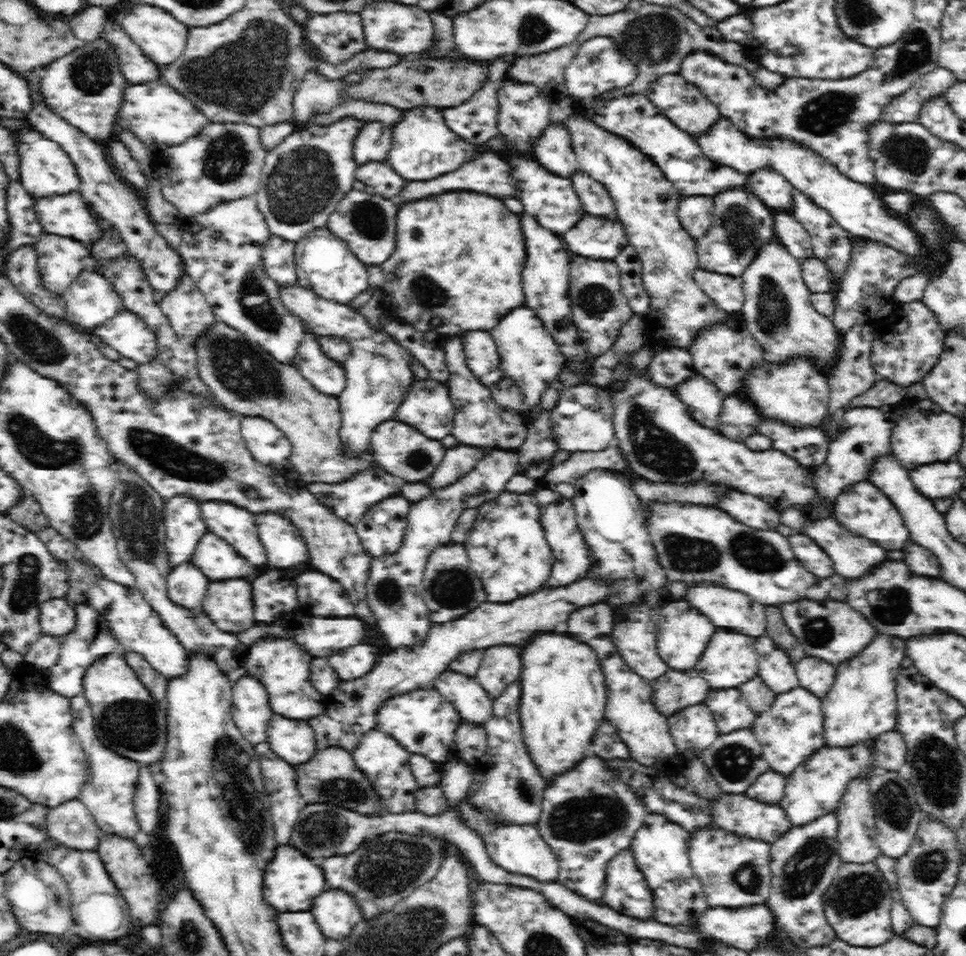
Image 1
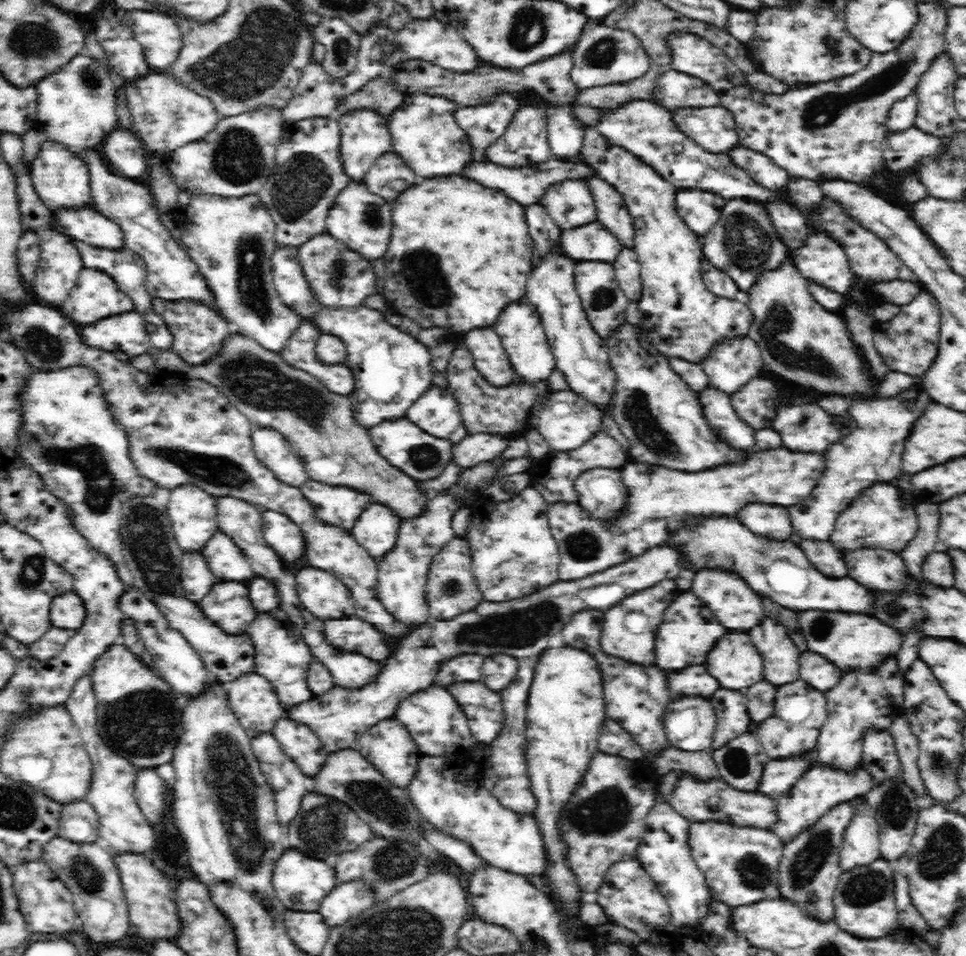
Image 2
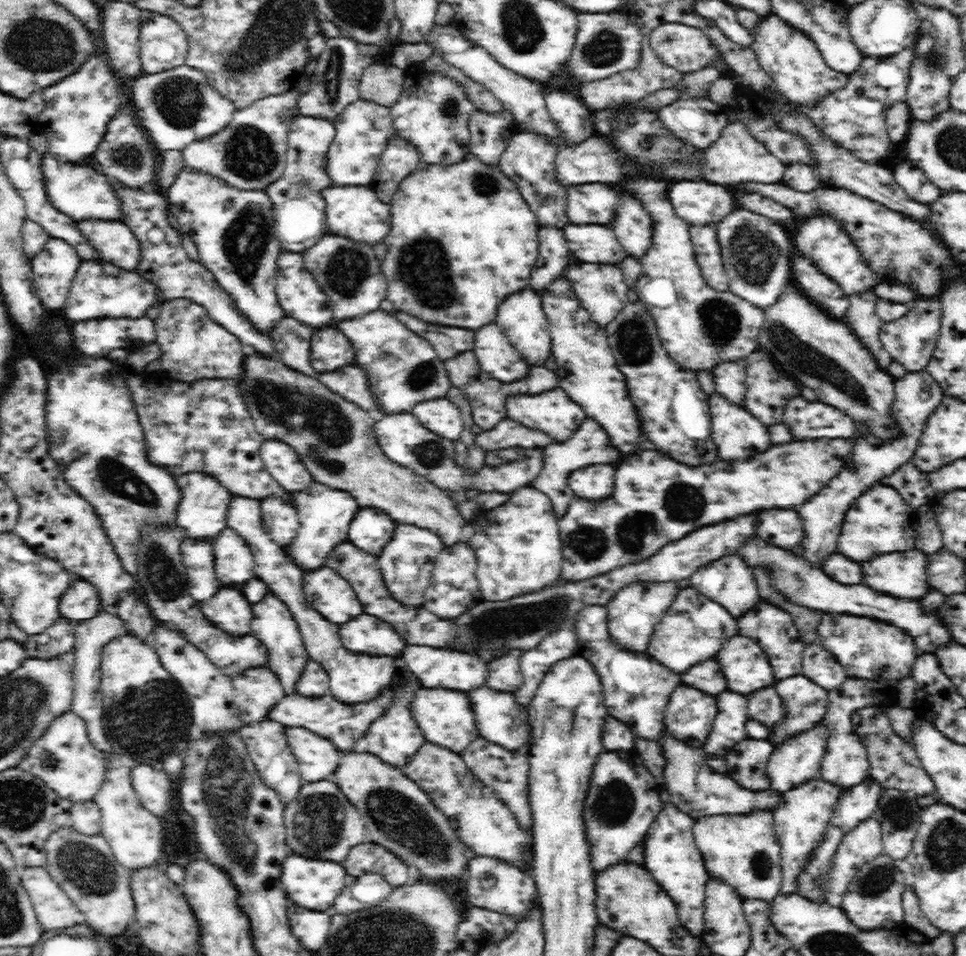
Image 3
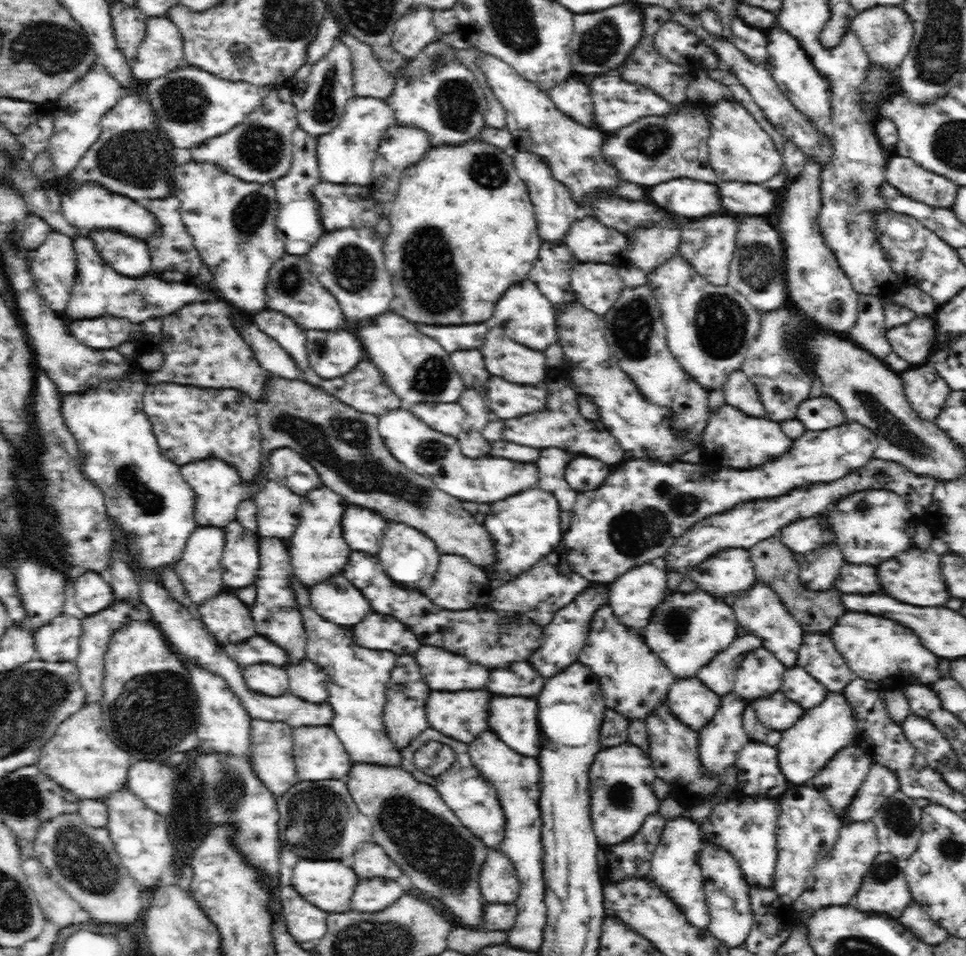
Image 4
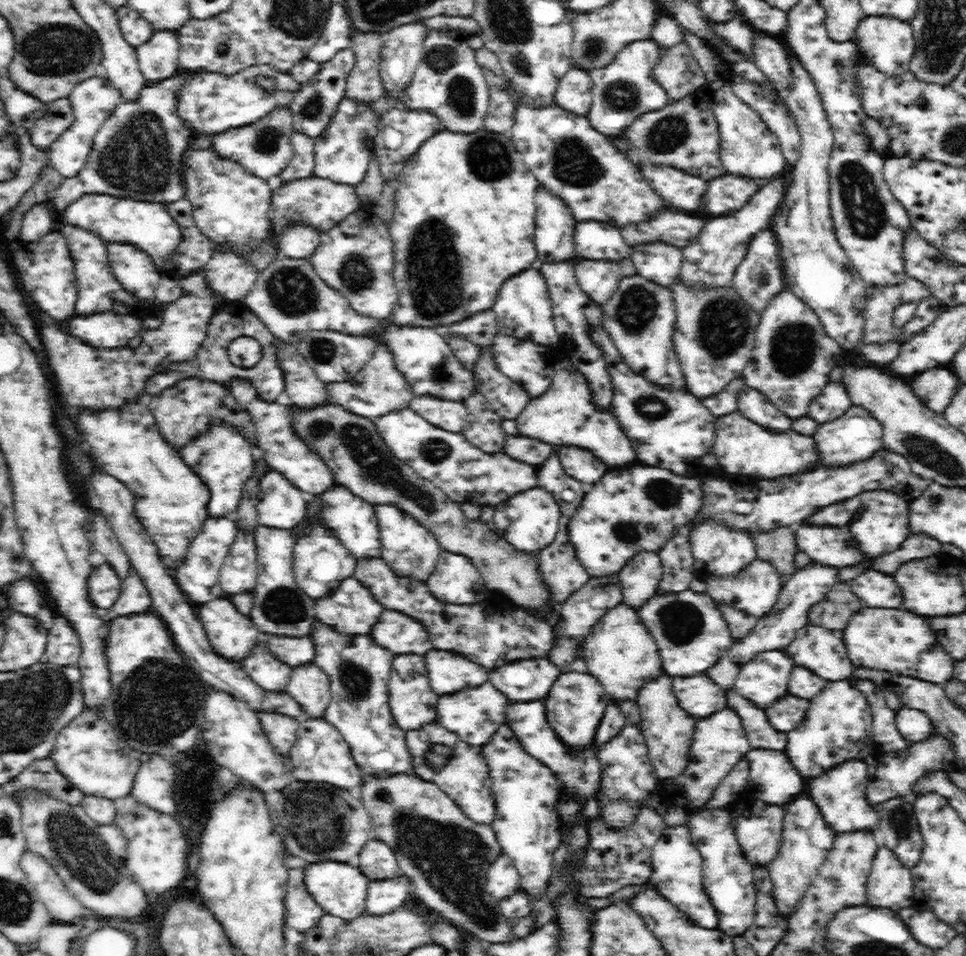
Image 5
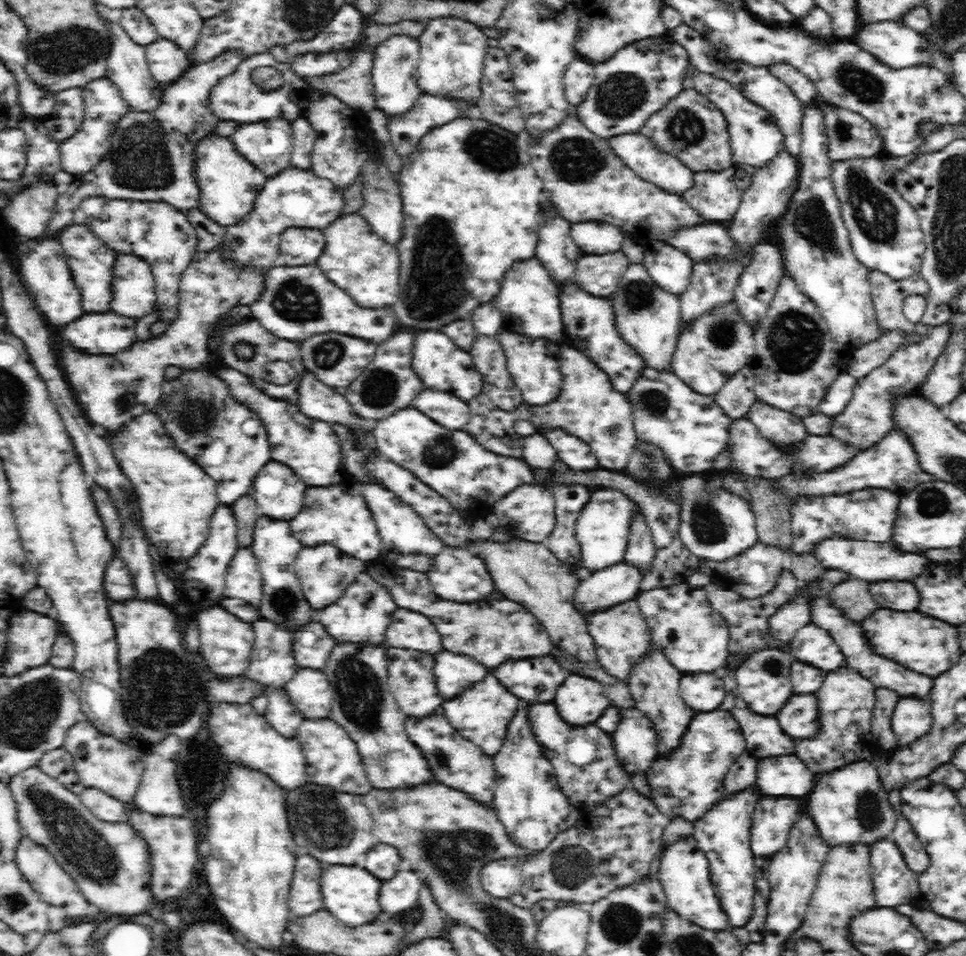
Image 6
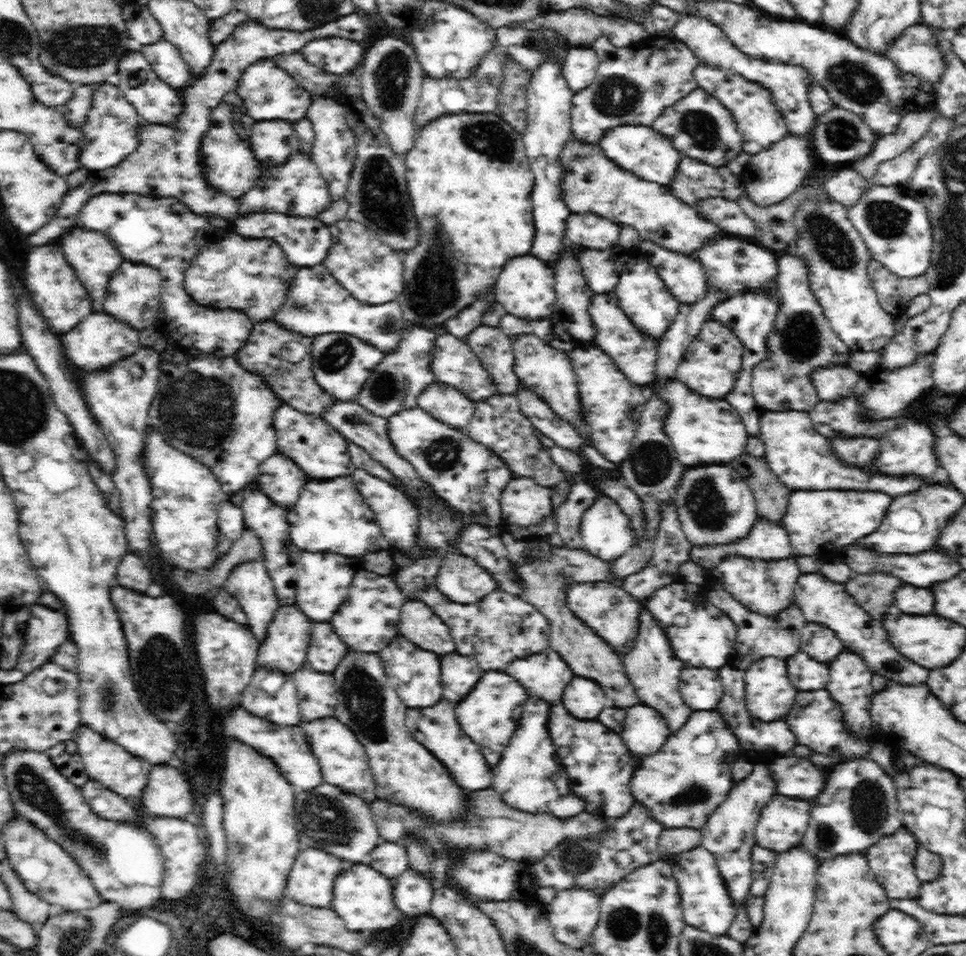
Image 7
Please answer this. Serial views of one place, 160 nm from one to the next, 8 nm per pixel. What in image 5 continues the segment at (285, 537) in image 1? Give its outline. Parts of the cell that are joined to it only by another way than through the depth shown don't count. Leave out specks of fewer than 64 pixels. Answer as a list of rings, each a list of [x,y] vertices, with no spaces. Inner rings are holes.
[[[270,470],[259,480],[257,521],[268,528],[296,528],[305,518],[306,504],[314,498],[292,486],[282,474]]]

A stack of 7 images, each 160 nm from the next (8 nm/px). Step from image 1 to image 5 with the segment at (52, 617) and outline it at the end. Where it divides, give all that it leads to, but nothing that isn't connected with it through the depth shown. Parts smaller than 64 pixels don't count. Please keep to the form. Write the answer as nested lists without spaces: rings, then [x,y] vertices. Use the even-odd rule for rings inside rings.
[[[101,565],[94,568],[88,580],[89,599],[98,608],[110,608],[121,595],[121,577],[112,565]]]

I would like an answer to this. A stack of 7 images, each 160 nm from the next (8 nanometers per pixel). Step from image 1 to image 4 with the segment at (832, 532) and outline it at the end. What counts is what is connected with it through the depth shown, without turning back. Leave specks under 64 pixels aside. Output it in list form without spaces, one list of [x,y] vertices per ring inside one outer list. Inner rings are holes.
[[[914,548],[906,550],[878,566],[878,580],[882,580],[884,592],[900,602],[914,606],[942,606],[950,600],[950,594],[940,578],[940,558],[934,552],[922,552]]]

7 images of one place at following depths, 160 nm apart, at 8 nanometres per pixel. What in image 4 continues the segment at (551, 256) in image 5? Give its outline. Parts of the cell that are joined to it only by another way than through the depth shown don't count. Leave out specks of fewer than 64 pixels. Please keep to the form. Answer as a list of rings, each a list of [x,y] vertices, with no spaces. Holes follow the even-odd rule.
[[[512,149],[511,155],[514,168],[517,169],[518,176],[525,181],[530,201],[535,208],[540,238],[548,243],[563,242],[569,228],[580,215],[579,203],[574,200],[570,189],[551,175],[550,167],[542,162],[541,156],[532,155],[522,149]]]

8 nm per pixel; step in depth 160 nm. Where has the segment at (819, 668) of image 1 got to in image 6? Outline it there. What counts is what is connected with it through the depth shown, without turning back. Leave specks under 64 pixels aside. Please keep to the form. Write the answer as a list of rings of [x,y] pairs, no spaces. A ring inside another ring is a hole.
[[[810,622],[799,628],[790,642],[794,659],[828,672],[846,666],[845,656],[832,635]]]

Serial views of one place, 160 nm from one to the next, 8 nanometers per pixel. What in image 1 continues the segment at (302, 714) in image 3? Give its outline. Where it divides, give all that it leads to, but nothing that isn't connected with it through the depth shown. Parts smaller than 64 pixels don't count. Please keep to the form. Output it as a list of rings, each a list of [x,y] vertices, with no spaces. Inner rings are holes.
[[[584,577],[570,586],[544,587],[544,590],[539,590],[536,594],[523,596],[509,603],[486,601],[458,619],[442,624],[432,623],[424,644],[394,649],[392,654],[382,656],[368,674],[358,680],[339,682],[338,688],[330,696],[324,696],[326,712],[308,722],[316,734],[317,749],[334,746],[354,751],[360,740],[358,736],[377,728],[376,714],[385,702],[414,689],[424,689],[462,652],[478,651],[478,648],[490,648],[498,644],[514,644],[522,648],[536,632],[556,630],[556,626],[566,622],[570,612],[578,610],[580,606],[602,604],[604,598],[616,594],[616,585],[612,584],[612,581],[604,584]]]

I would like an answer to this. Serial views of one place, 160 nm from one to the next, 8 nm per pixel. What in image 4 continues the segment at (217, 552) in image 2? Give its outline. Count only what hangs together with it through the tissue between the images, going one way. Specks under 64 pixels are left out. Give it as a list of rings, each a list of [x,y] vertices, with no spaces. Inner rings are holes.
[[[236,520],[230,521],[223,529],[225,541],[220,566],[224,584],[230,584],[232,588],[249,587],[259,571],[258,538]]]

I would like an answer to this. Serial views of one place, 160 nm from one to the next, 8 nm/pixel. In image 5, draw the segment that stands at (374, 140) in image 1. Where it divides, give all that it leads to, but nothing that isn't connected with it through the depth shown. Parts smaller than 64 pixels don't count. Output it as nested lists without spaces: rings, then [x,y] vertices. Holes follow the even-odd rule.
[[[344,97],[335,109],[328,128],[315,140],[313,176],[354,187],[360,184],[371,163],[372,150],[368,144],[372,144],[378,134],[379,118],[380,114],[370,106],[370,102]]]

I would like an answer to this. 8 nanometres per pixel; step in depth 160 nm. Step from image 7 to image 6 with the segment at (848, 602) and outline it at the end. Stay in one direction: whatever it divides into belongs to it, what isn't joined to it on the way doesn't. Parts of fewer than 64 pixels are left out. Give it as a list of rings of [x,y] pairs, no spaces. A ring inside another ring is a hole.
[[[822,578],[808,581],[805,584],[805,593],[803,596],[809,600],[810,620],[816,626],[824,628],[840,646],[842,654],[845,656],[846,666],[860,671],[864,677],[870,679],[875,687],[886,687],[896,691],[899,696],[914,695],[918,697],[928,698],[930,688],[932,688],[933,678],[920,674],[912,669],[900,666],[898,662],[878,654],[874,650],[874,646],[870,643],[870,639],[866,637],[864,625],[861,621],[856,621],[846,617],[846,611],[838,606],[832,597],[830,597],[830,589],[832,585]]]

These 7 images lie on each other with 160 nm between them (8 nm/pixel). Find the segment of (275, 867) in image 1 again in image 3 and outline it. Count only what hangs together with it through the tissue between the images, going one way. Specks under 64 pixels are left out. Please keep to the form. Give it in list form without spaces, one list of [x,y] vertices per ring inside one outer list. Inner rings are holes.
[[[291,852],[284,860],[281,875],[282,887],[285,888],[289,902],[311,911],[328,912],[342,888],[350,884],[350,878],[340,864],[330,860],[308,860],[302,856],[294,856]]]

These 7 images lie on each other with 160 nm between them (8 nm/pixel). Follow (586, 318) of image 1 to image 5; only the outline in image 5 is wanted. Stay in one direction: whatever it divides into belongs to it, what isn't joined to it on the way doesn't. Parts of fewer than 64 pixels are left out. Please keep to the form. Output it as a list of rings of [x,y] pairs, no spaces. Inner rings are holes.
[[[576,259],[575,278],[579,288],[600,308],[617,292],[622,274],[617,262]]]

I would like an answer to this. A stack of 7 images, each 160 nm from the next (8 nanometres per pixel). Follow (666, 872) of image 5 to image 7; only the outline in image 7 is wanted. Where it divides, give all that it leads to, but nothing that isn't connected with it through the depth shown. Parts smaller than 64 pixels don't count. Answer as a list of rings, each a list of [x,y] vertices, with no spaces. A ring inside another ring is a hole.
[[[702,846],[673,856],[669,861],[673,868],[673,876],[678,881],[682,897],[682,912],[688,926],[698,930],[724,936],[737,915],[737,906],[730,897],[729,888],[720,873],[716,857]]]

